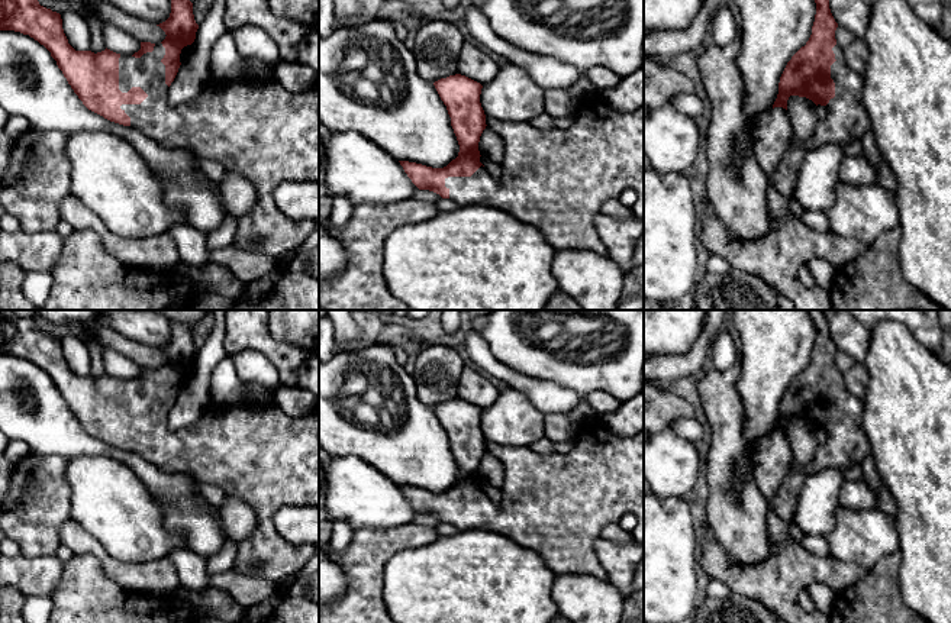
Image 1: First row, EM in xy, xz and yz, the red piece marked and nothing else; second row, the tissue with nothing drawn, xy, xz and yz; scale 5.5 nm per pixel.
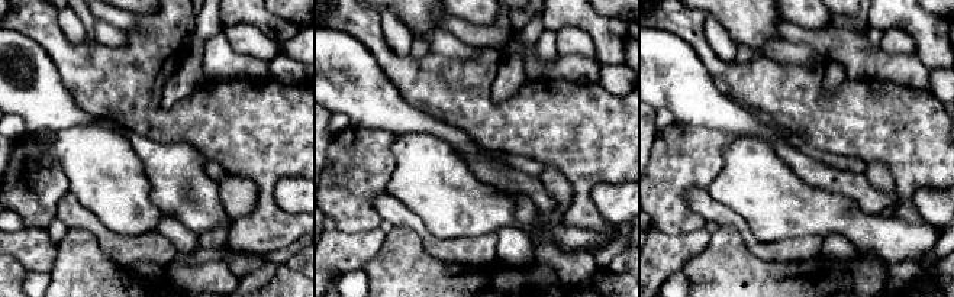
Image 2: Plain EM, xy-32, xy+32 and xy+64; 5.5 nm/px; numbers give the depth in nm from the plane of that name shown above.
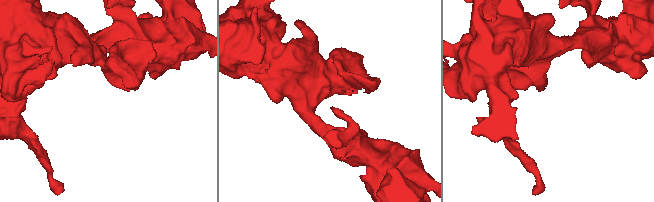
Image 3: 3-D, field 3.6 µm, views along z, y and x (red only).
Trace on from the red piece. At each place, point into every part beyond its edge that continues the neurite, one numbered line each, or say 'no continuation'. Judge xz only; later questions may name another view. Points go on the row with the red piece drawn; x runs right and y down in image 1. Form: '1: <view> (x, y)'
1: xz (554, 180)

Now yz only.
1: yz (845, 119)

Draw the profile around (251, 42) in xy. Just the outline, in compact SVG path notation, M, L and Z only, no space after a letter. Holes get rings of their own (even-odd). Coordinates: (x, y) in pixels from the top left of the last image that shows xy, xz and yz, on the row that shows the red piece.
M242 26L232 32L236 51L244 58L258 58L275 65L280 54L275 42L259 28Z

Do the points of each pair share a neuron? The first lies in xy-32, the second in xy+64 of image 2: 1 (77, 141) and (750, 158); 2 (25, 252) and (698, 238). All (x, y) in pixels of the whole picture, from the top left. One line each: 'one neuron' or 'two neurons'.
1: one neuron
2: one neuron

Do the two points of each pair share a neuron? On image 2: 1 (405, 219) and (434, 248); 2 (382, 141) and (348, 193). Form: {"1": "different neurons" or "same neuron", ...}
{"1": "same neuron", "2": "same neuron"}

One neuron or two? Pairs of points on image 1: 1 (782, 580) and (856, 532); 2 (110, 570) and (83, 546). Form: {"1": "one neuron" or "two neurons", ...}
{"1": "two neurons", "2": "one neuron"}

